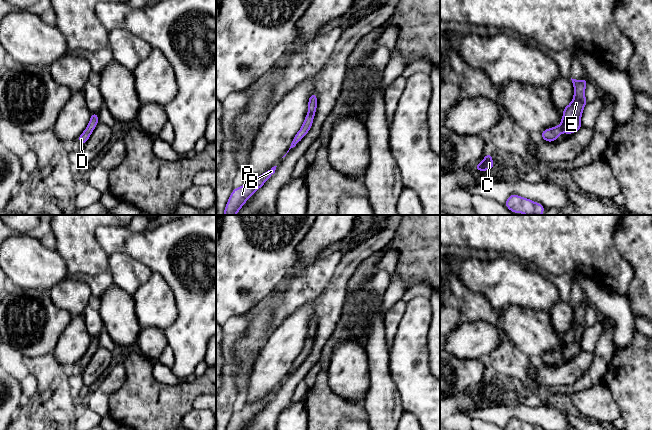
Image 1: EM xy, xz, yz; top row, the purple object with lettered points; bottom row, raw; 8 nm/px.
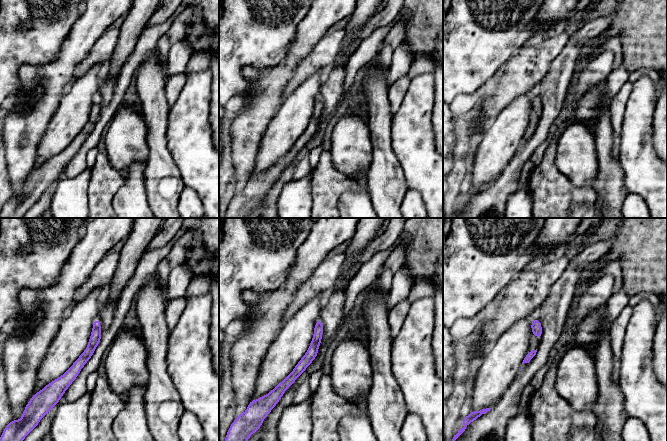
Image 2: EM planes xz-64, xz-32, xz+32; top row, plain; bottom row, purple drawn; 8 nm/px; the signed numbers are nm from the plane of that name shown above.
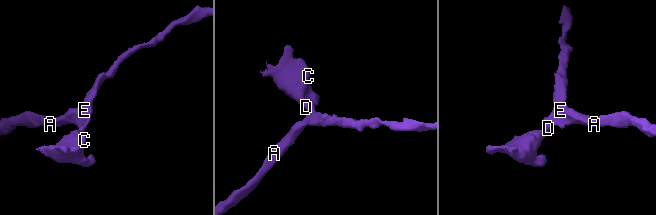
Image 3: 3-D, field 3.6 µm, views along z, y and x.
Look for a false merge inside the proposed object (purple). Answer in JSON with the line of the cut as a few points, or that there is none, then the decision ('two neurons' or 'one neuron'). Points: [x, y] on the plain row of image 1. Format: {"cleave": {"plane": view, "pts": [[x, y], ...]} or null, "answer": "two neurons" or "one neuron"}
{"cleave": null, "answer": "one neuron"}

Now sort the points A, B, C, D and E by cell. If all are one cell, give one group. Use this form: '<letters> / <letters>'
A B C D E

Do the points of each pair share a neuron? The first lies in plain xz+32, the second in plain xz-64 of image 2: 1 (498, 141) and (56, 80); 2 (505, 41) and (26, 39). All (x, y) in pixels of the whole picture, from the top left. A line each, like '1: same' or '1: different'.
1: different
2: same

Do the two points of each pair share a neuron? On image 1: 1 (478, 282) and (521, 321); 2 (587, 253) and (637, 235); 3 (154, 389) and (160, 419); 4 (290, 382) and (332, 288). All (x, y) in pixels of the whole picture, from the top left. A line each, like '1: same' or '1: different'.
1: different
2: different
3: same
4: same

